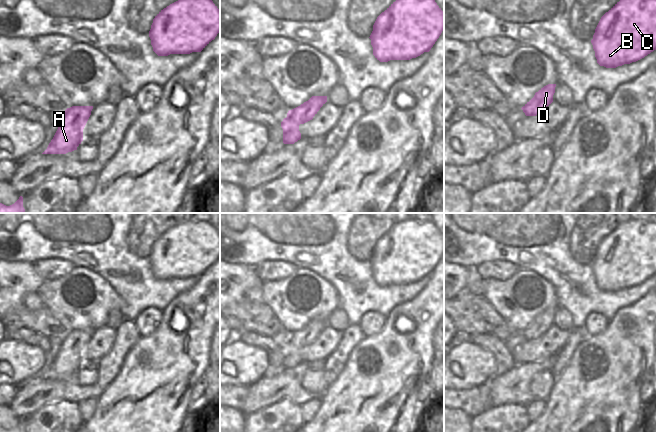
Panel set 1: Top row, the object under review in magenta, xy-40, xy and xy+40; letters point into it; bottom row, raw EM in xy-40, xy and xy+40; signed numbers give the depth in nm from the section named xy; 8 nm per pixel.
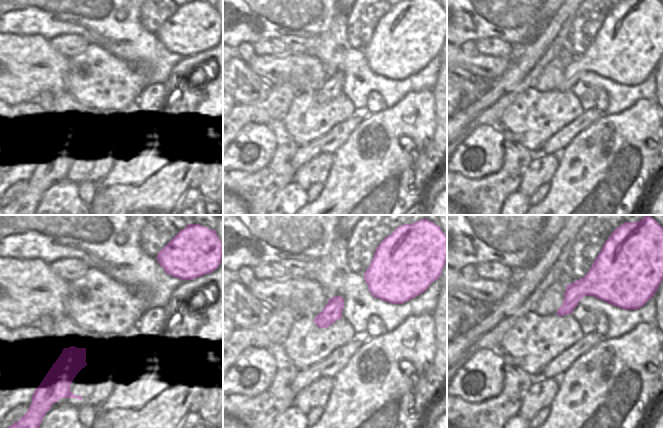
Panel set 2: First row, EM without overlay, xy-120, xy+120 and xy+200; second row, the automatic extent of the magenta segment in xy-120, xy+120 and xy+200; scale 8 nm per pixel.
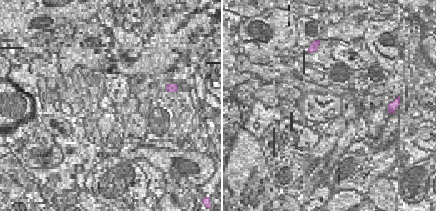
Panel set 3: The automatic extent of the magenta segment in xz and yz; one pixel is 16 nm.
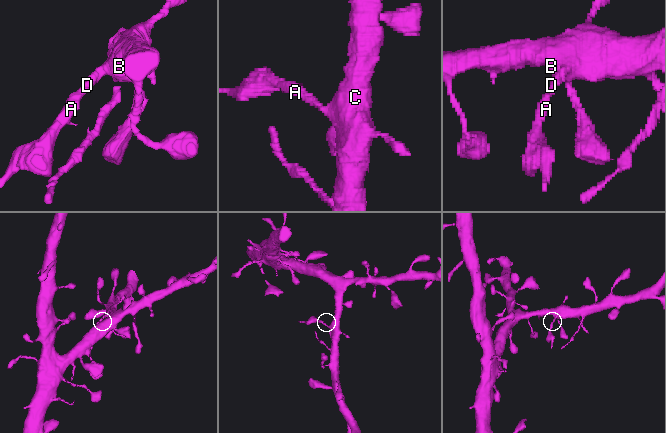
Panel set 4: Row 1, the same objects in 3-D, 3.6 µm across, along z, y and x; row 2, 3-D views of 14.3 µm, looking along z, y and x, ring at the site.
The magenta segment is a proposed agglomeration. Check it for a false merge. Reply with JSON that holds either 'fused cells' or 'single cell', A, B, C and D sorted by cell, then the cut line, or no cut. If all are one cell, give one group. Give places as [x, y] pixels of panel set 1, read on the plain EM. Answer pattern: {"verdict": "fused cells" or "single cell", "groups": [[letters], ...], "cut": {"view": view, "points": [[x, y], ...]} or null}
{"verdict": "fused cells", "groups": [["A"], ["B", "C", "D"]], "cut": {"view": "xy+40", "points": [[532, 322], [537, 324], [543, 333]]}}

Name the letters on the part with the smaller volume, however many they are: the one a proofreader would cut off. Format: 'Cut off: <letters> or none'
Cut off: A

